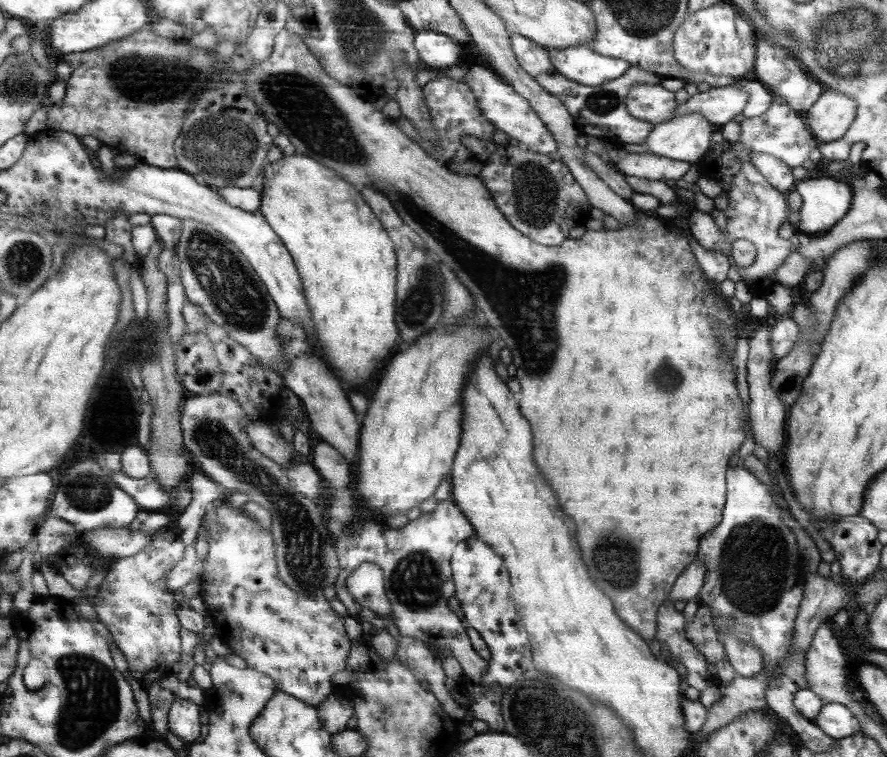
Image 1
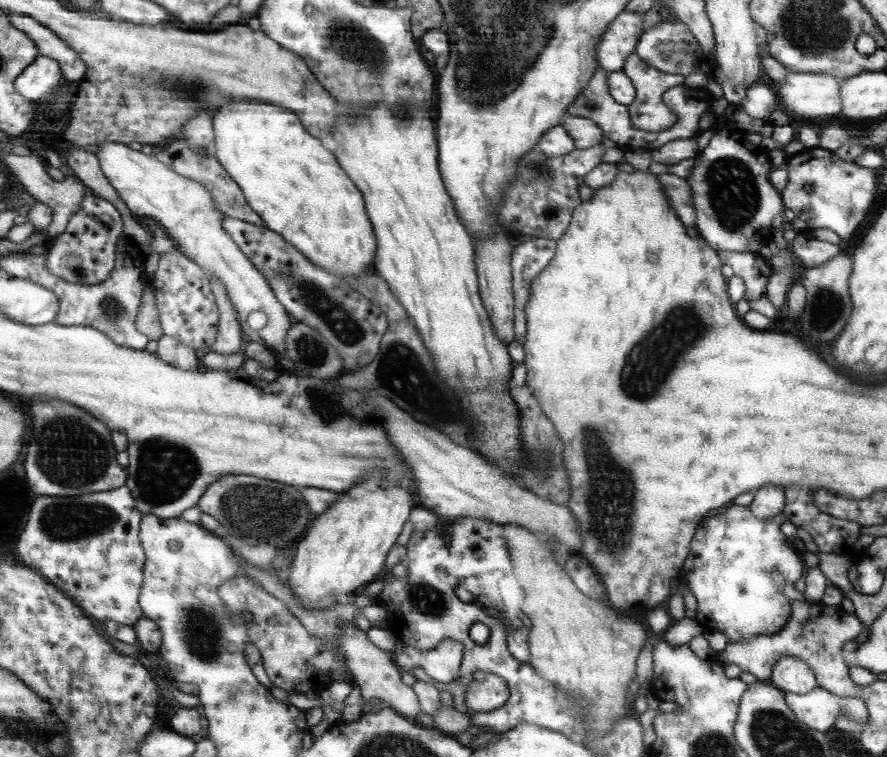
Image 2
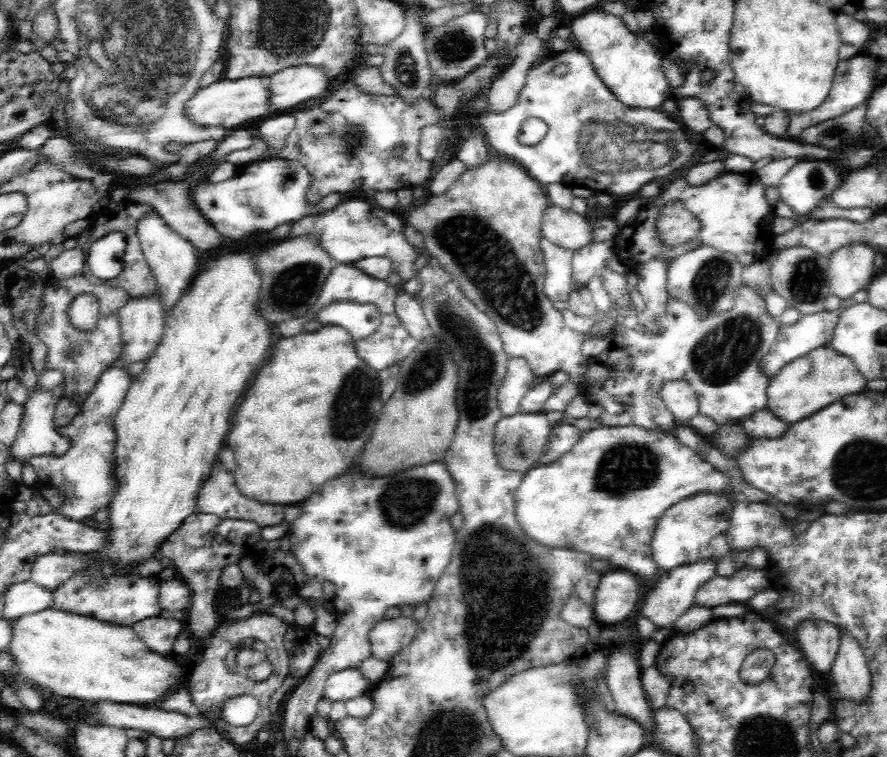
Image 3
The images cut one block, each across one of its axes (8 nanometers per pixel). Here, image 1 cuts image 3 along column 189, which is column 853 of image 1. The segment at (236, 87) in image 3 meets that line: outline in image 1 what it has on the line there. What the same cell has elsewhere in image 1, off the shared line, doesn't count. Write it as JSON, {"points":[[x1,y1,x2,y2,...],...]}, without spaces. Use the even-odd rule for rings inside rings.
{"points":[[834,89,822,95,806,114,810,133,817,143,841,140,857,118,857,102]]}

